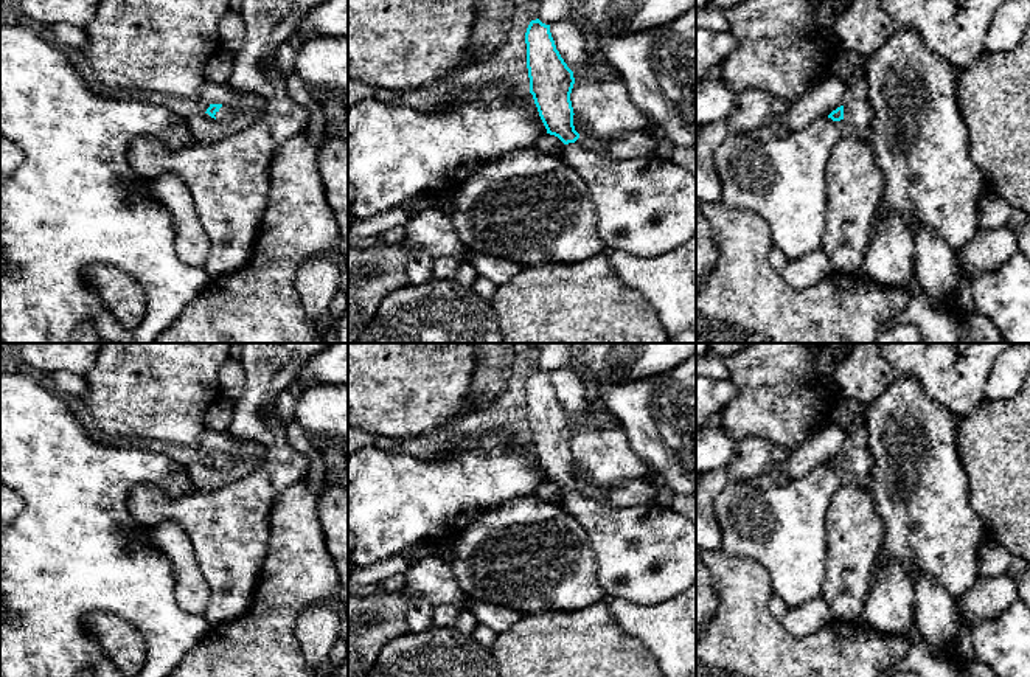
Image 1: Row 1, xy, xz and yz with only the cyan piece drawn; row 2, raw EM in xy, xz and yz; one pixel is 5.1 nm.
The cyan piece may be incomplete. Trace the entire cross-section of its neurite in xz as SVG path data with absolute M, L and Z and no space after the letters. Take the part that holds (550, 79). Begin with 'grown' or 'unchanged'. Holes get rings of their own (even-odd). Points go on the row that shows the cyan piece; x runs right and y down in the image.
grown; M531 20L525 43L530 93L547 134L565 144L561 158L589 188L607 250L652 258L694 236L696 177L670 158L615 160L578 144L570 101L575 78L556 50L550 25Z

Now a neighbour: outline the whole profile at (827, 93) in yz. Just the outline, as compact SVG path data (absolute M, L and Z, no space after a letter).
M830 71L791 104L789 112L777 121L777 126L785 132L803 130L816 120L828 116L844 106L845 89L845 81Z

